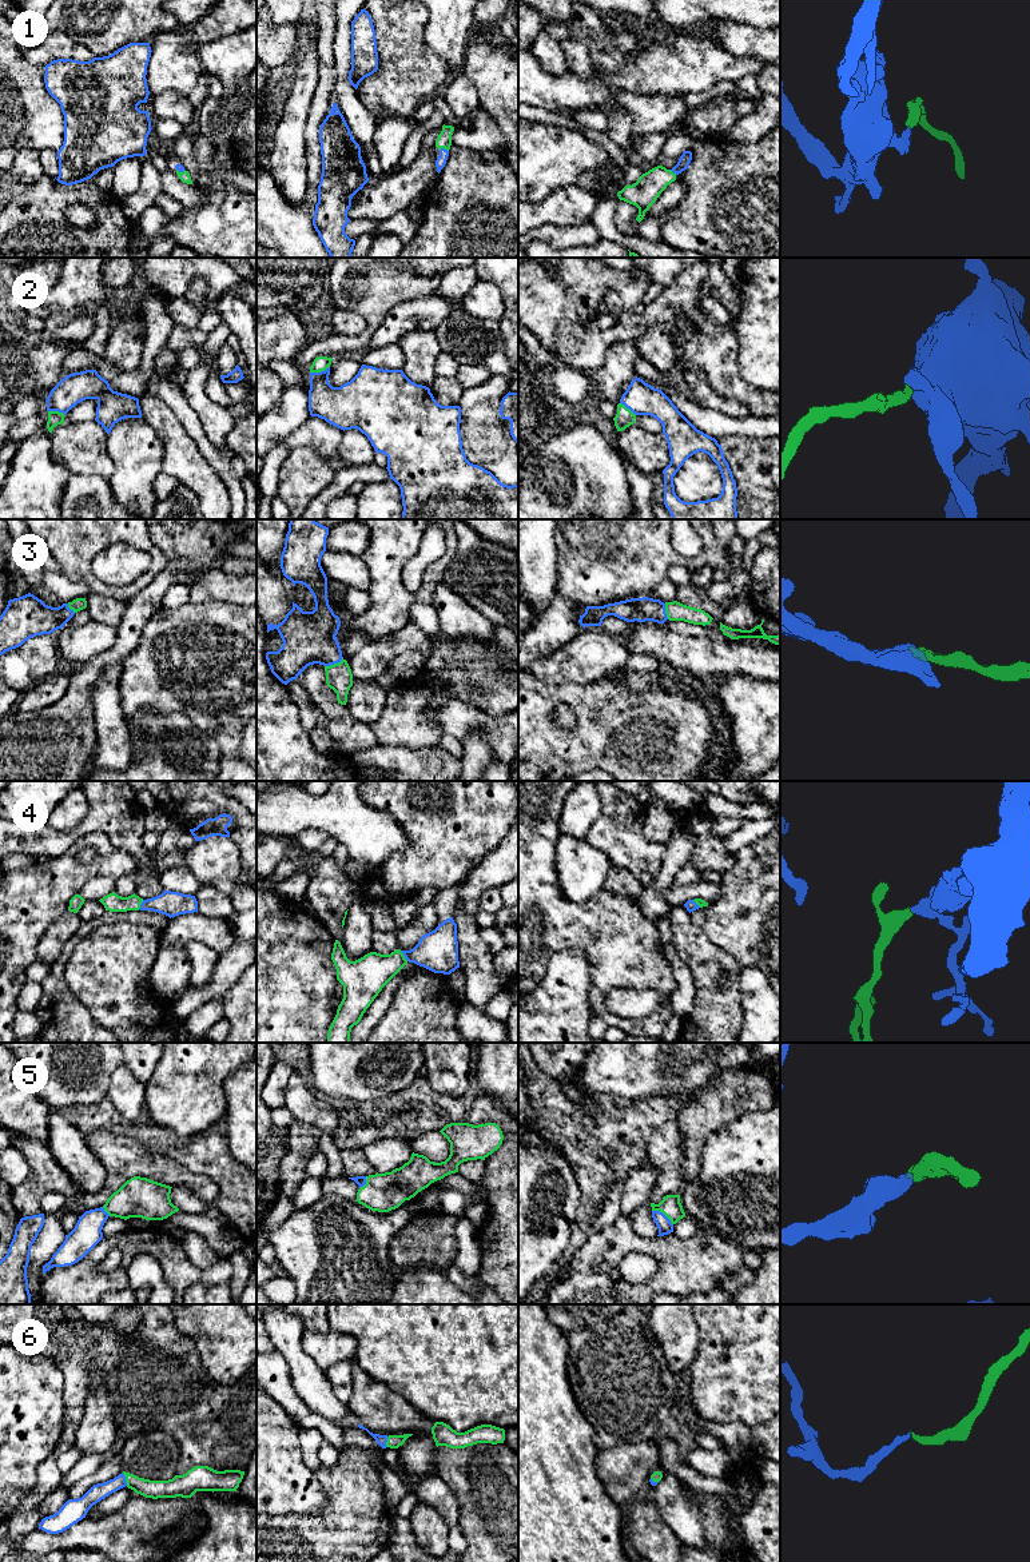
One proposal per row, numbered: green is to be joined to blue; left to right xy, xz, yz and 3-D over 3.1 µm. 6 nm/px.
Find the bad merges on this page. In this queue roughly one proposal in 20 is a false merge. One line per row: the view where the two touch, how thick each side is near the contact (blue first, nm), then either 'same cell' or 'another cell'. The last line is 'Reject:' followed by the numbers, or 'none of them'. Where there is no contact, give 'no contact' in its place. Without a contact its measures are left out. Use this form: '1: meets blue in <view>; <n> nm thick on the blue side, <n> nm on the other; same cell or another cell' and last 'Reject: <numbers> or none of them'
1: meets blue in xz; 60 nm thick on the blue side, 90 nm on the other; same cell
2: meets blue in xz; 240 nm thick on the blue side, 90 nm on the other; same cell
3: meets blue in xz; 320 nm thick on the blue side, 160 nm on the other; same cell
4: meets blue in xz; 260 nm thick on the blue side, 220 nm on the other; same cell
5: meets blue in yz; 90 nm thick on the blue side, 120 nm on the other; same cell
6: meets blue in xy; 100 nm thick on the blue side, 110 nm on the other; same cell
Reject: none of them

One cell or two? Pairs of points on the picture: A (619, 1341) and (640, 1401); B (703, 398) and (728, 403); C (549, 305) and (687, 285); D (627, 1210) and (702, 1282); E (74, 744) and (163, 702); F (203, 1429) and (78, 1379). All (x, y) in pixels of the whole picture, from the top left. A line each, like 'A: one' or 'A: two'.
A: one
B: one
C: one
D: two
E: two
F: one

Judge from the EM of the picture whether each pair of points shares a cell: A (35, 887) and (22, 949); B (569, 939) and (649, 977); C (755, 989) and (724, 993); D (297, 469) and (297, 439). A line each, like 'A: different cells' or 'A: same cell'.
A: same cell
B: same cell
C: different cells
D: different cells

